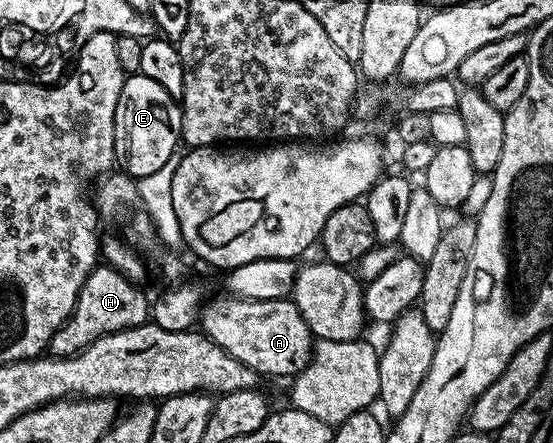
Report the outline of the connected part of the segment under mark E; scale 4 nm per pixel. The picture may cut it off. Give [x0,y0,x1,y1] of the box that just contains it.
[115,73,182,179]

